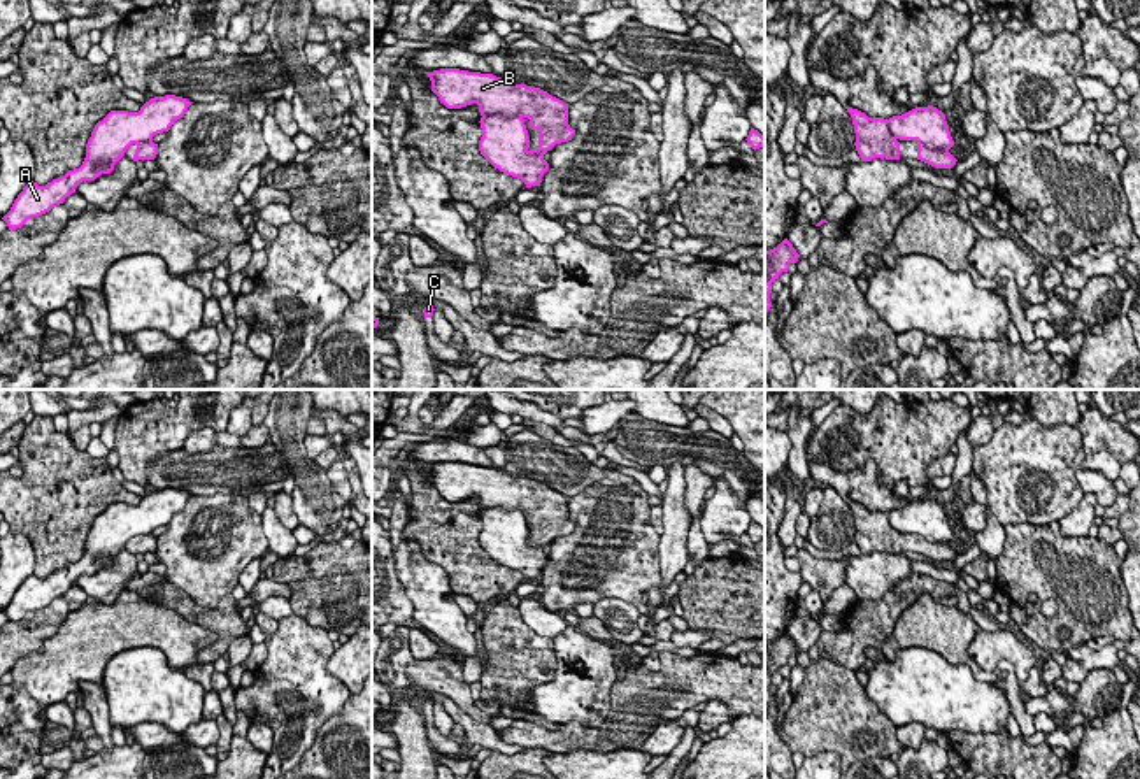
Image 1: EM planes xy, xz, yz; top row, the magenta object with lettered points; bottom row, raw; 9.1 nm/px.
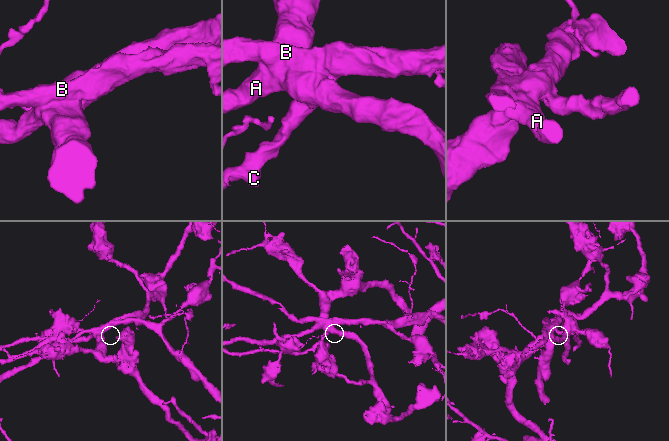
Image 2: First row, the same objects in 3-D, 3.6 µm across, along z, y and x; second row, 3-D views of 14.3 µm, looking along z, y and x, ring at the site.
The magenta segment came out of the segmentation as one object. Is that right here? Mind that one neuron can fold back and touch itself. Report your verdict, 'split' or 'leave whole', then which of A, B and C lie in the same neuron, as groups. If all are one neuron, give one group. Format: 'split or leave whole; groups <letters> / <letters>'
split; groups A / B C

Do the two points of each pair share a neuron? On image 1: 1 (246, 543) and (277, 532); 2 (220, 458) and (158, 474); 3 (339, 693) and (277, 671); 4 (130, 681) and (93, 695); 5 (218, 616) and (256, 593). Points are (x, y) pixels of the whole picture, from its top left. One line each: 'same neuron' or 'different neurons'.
1: different neurons
2: same neuron
3: same neuron
4: different neurons
5: different neurons

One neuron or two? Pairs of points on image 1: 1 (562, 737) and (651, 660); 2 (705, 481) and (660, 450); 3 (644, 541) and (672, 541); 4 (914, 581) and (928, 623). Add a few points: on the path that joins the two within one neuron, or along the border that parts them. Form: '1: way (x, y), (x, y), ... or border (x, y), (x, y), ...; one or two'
1: border (658, 653), (660, 665), (651, 672); two
2: border (684, 467), (697, 465), (714, 479); two
3: border (660, 536), (658, 583); two
4: border (935, 597), (921, 593), (902, 613), (893, 628); two

